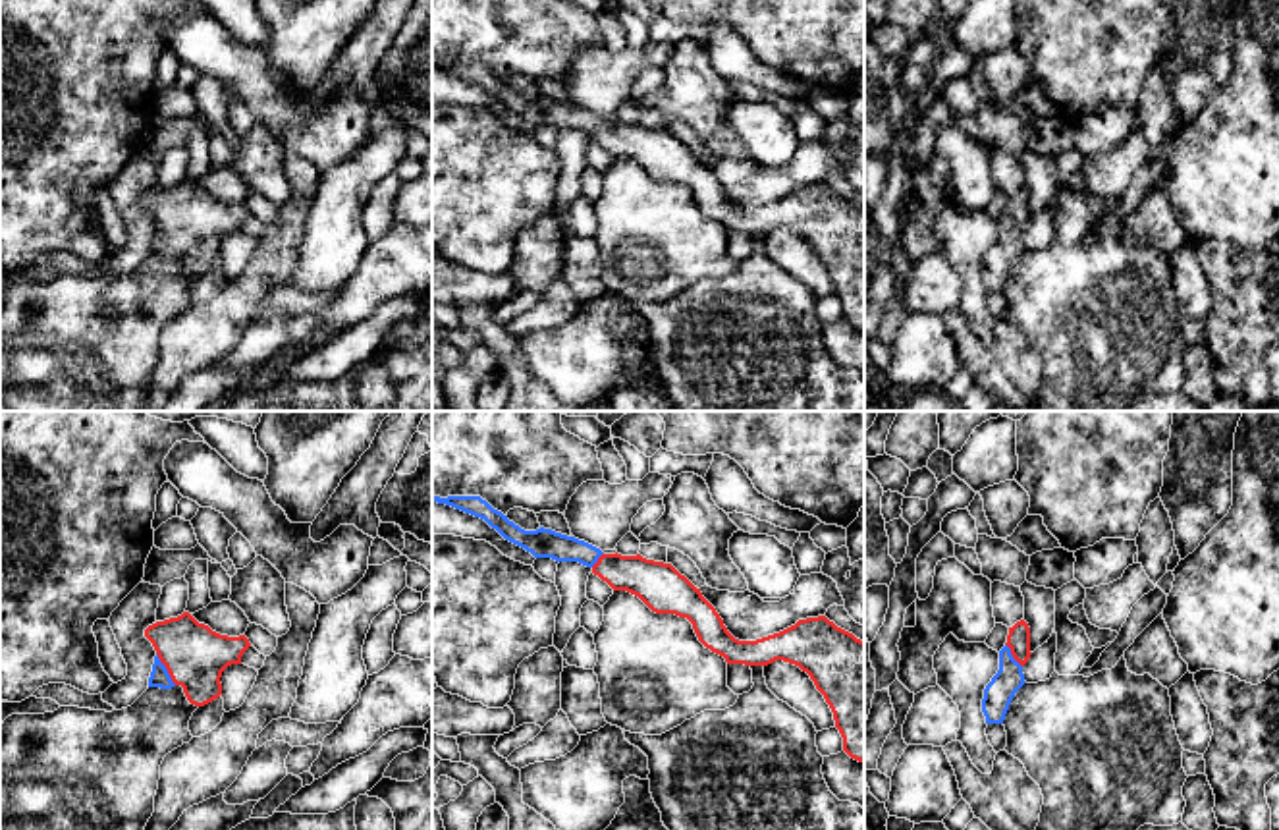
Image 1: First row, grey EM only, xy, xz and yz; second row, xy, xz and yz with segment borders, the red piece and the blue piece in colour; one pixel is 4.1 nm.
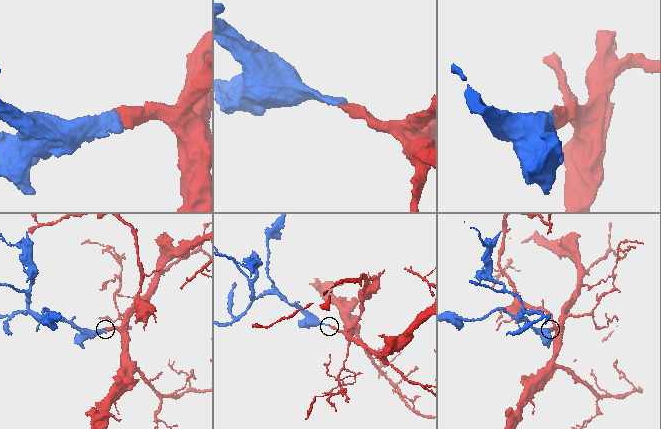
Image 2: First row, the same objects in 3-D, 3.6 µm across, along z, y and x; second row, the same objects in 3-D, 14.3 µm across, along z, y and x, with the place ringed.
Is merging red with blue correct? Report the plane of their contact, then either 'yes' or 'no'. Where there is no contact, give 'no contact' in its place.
meets red in xy; yes

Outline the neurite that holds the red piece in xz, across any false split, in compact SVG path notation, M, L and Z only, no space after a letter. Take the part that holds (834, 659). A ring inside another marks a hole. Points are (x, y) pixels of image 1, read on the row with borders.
M432 496L432 500L484 519L505 540L534 558L579 562L613 591L639 596L652 612L687 618L698 641L723 656L727 664L768 666L783 660L799 666L830 705L843 737L843 751L864 762L864 641L826 616L799 620L756 641L739 641L727 631L700 589L671 564L646 560L640 554L604 554L585 540L544 527L525 531L480 496Z

